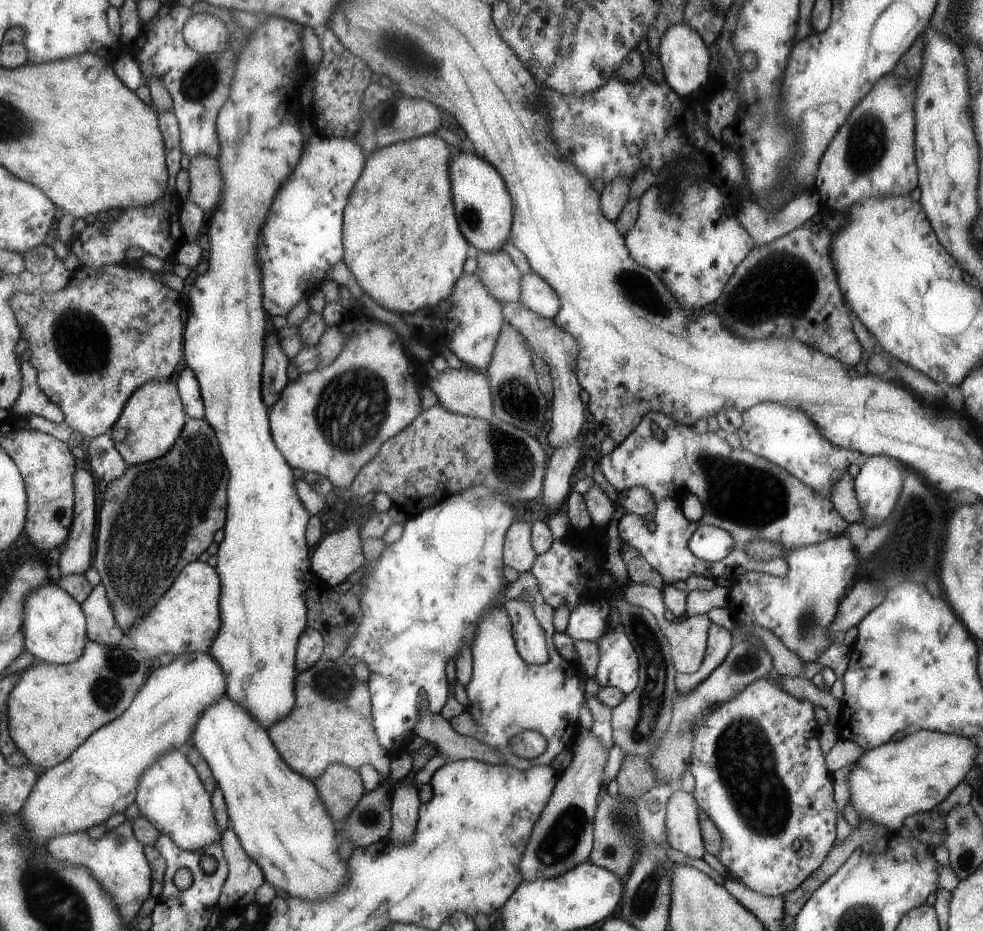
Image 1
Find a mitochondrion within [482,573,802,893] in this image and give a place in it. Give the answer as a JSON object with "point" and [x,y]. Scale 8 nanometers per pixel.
{"point":[742,759]}

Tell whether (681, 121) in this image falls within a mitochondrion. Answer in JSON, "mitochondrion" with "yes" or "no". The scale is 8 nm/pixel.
{"mitochondrion":"no"}

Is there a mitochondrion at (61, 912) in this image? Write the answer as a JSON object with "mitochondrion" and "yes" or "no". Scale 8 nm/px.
{"mitochondrion":"yes"}

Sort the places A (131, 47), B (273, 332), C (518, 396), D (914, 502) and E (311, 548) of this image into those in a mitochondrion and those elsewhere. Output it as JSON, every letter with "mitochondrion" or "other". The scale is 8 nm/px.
{"A":"other","B":"other","C":"mitochondrion","D":"mitochondrion","E":"other"}

